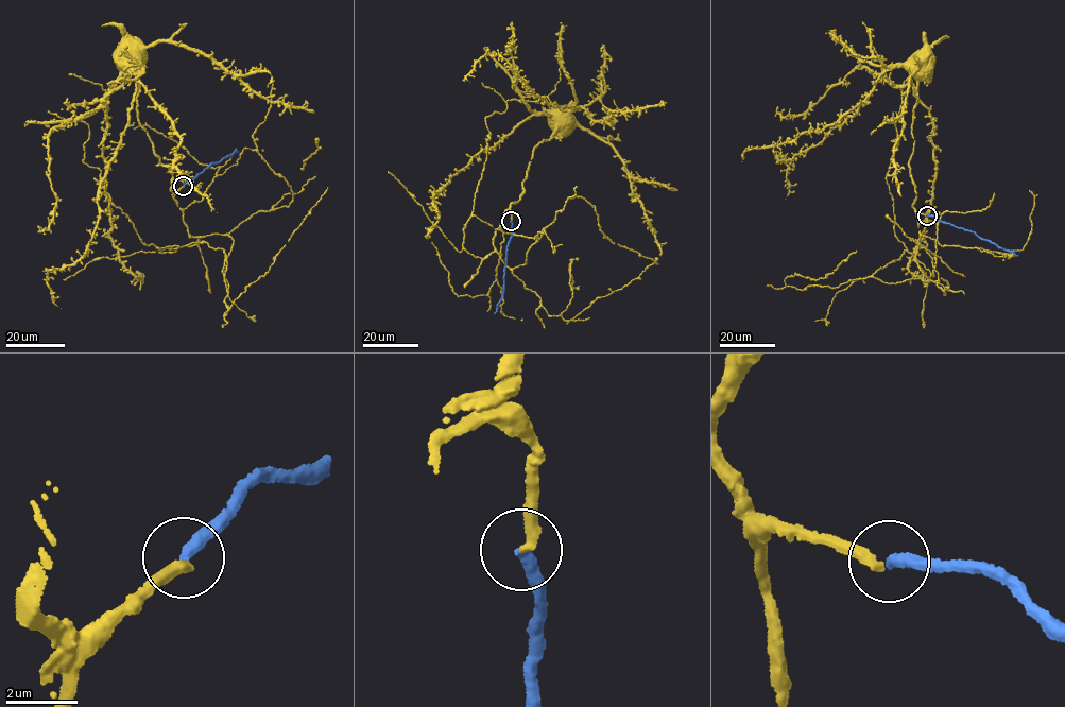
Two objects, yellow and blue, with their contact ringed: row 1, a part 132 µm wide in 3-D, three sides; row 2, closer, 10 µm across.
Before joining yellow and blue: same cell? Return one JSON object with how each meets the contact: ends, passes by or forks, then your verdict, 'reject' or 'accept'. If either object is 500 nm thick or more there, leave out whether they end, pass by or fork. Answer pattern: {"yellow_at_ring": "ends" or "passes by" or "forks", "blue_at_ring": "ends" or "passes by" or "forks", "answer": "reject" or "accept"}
{"yellow_at_ring": "ends", "blue_at_ring": "ends", "answer": "accept"}

